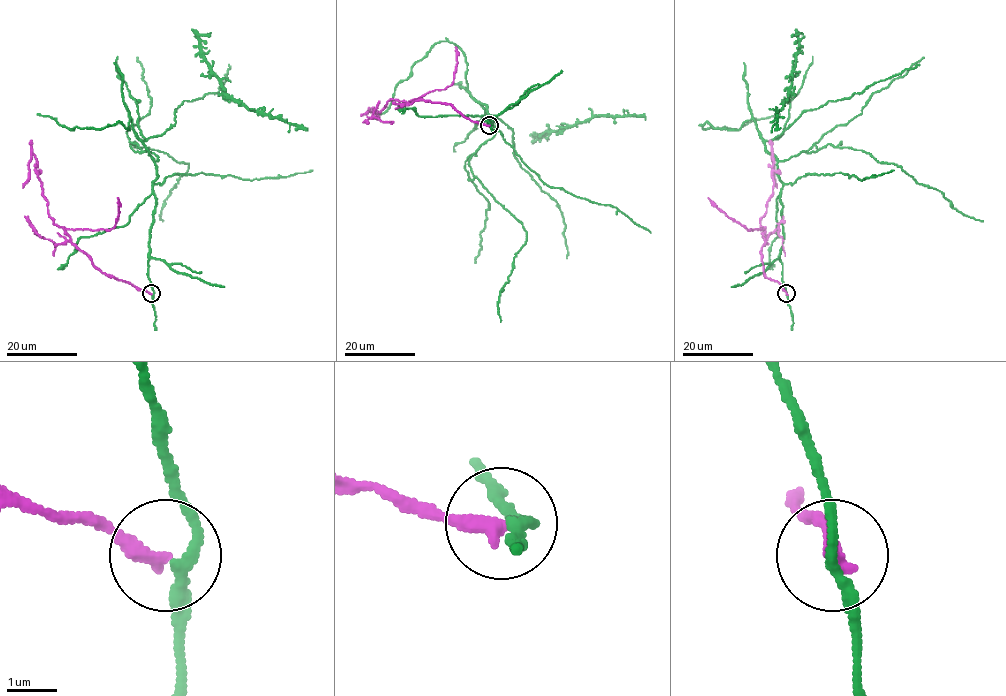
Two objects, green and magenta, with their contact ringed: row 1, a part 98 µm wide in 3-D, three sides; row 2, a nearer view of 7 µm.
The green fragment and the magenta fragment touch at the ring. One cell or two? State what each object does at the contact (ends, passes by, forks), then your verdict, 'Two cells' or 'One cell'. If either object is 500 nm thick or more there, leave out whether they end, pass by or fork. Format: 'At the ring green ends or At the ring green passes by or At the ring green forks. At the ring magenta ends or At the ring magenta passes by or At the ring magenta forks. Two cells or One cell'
At the ring green passes by. At the ring magenta ends. Two cells

